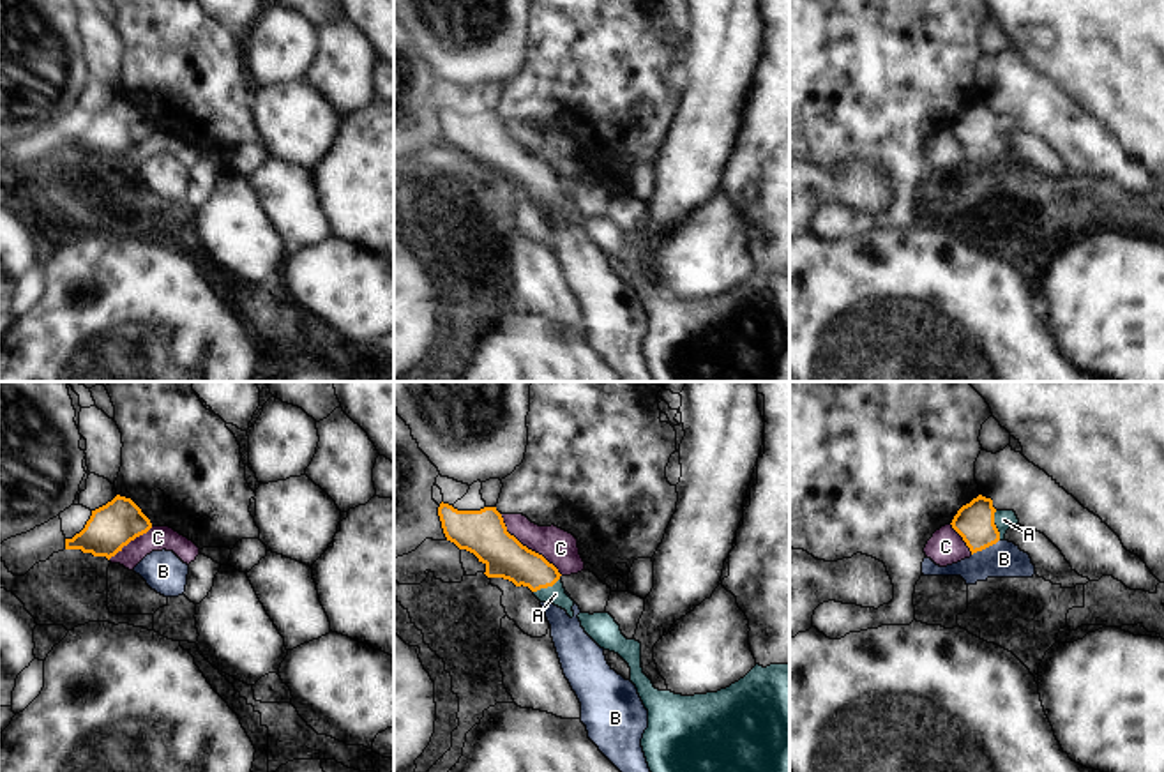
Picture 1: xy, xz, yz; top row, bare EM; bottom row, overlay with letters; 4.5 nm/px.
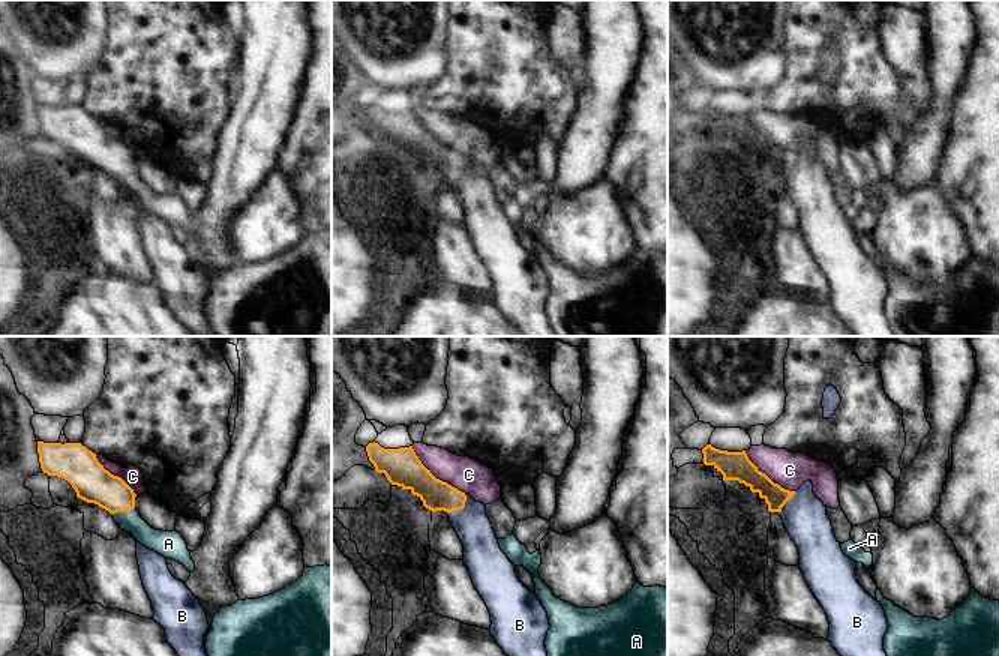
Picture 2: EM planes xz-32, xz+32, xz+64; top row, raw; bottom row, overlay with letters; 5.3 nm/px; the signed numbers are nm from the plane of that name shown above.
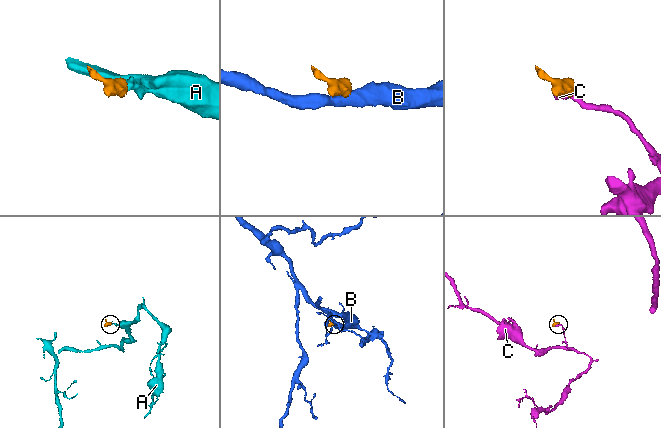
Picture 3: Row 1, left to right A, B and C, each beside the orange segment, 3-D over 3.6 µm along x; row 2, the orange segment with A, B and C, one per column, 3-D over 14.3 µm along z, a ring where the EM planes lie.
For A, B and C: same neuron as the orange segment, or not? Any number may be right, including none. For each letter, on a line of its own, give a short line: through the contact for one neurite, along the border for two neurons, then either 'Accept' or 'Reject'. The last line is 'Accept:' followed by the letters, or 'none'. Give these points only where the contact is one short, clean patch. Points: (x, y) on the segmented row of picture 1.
A: Line: yz (974, 522), (995, 525), (1004, 520). Accept
B: Line: yz (998, 539), (972, 555). Reject
C: Line: xz (498, 513), (511, 534), (541, 553), (562, 575). Reject
Accept: A

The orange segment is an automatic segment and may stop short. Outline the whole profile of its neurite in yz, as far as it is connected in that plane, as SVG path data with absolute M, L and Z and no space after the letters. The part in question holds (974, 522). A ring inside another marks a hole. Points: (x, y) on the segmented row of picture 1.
M979 495L957 511L950 525L973 555L1005 541L1007 530L1017 523L1014 511L996 511L991 498Z

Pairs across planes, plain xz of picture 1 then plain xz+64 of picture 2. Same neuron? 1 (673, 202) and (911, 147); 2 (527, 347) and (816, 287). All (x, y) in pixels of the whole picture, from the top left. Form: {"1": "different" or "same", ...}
{"1": "same", "2": "different"}

